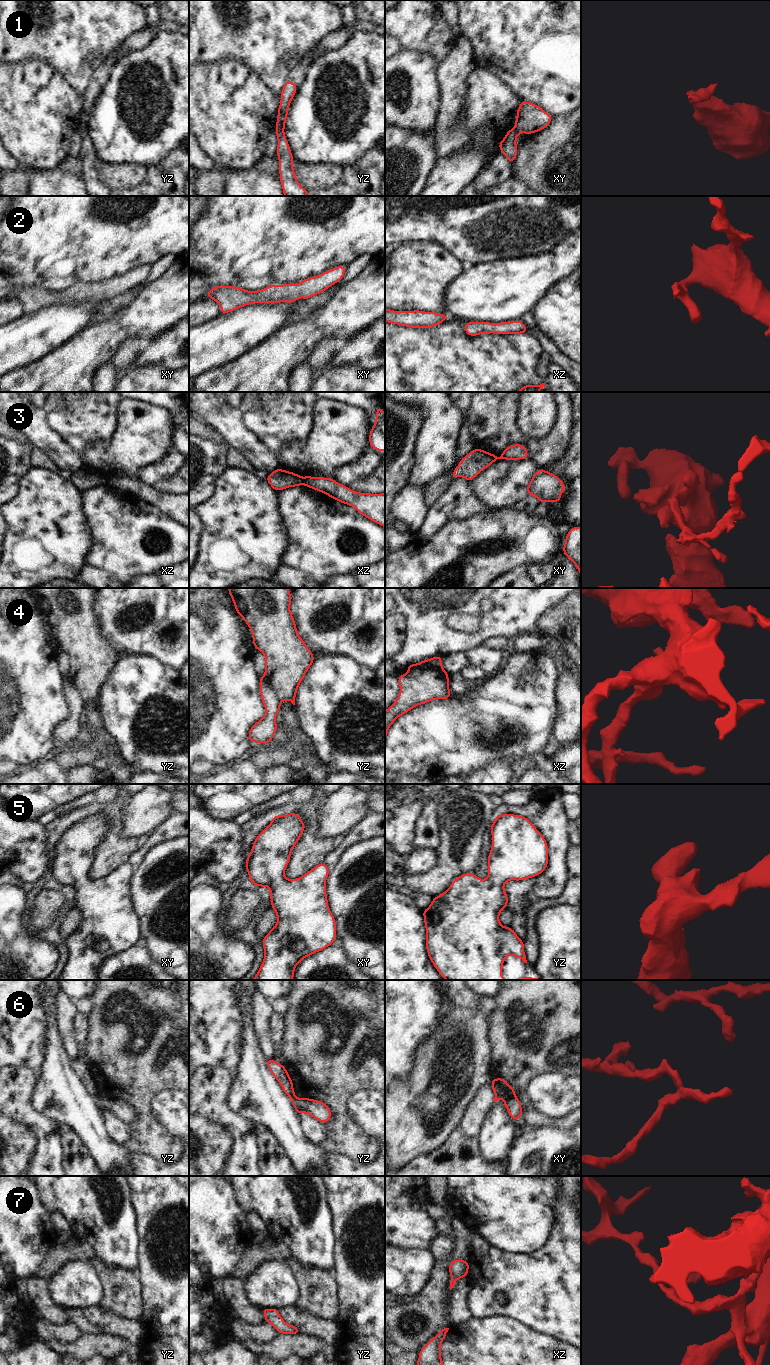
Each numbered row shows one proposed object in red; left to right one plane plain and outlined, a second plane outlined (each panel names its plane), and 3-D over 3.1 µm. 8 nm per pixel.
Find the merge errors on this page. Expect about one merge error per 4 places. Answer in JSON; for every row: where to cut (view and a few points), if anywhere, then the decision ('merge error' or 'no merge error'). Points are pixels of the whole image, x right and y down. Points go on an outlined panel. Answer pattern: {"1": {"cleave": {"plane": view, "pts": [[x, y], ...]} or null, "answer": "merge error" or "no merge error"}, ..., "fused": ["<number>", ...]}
{"1": {"cleave": {"plane": "yz", "pts": [[276, 128], [283, 130]]}, "answer": "merge error"}, "2": {"cleave": null, "answer": "no merge error"}, "3": {"cleave": {"plane": "xz", "pts": [[302, 478], [303, 484]]}, "answer": "merge error"}, "4": {"cleave": {"plane": "yz", "pts": [[262, 676], [271, 686], [280, 702]]}, "answer": "merge error"}, "5": {"cleave": null, "answer": "no merge error"}, "6": {"cleave": {"plane": "xy", "pts": [[496, 1095], [502, 1097], [514, 1096]]}, "answer": "merge error"}, "7": {"cleave": null, "answer": "no merge error"}, "fused": ["1", "3", "4", "6"]}

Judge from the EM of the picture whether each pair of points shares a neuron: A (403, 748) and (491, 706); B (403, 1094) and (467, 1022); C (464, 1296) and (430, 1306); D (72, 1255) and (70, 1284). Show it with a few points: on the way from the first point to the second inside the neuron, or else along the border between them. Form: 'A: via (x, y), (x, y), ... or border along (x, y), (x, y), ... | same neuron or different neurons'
A: via (425, 742), (457, 737), (469, 725) | same neuron
B: via (422, 1075), (436, 1061), (438, 1046), (448, 1037) | same neuron
C: border along (450, 1289), (449, 1319), (451, 1324) | different neurons
D: border along (90, 1261), (66, 1262), (52, 1275) | different neurons

